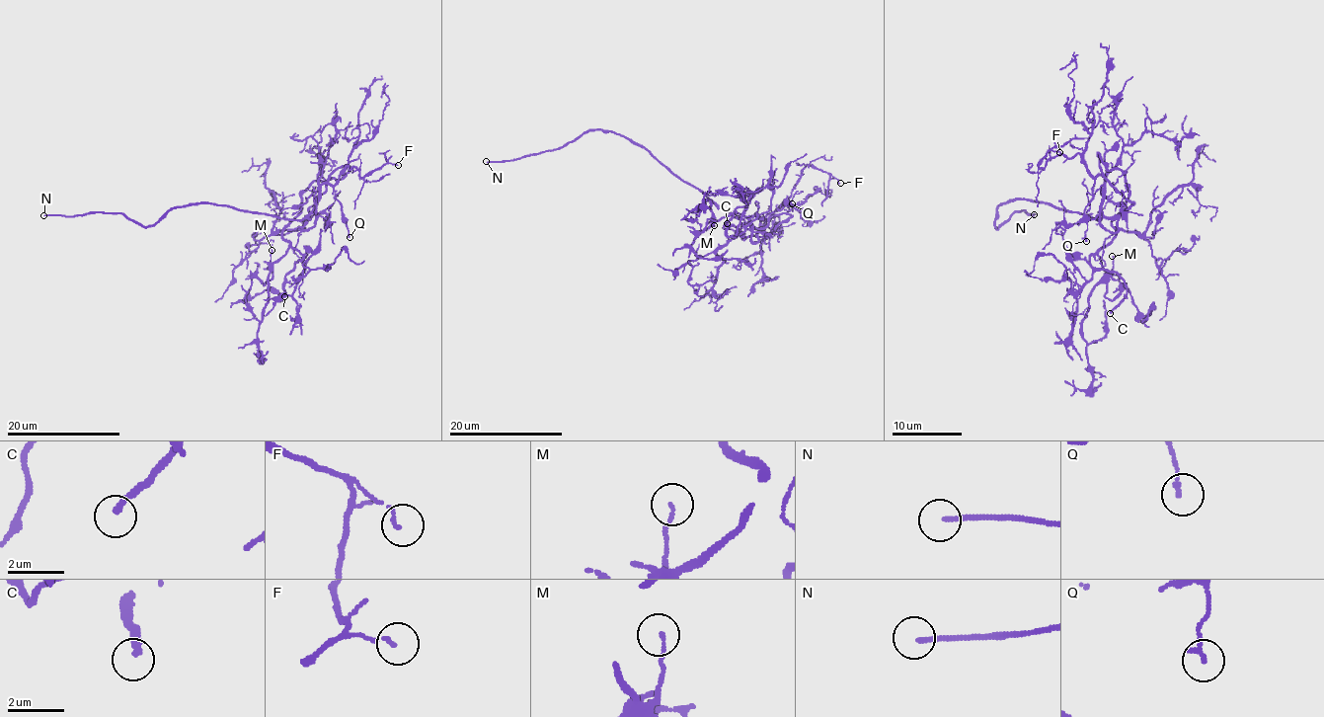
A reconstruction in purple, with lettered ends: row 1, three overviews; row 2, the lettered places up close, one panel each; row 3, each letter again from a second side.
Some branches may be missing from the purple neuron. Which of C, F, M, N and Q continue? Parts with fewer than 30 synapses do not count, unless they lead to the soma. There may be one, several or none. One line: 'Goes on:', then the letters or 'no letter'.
Goes on: C, N

